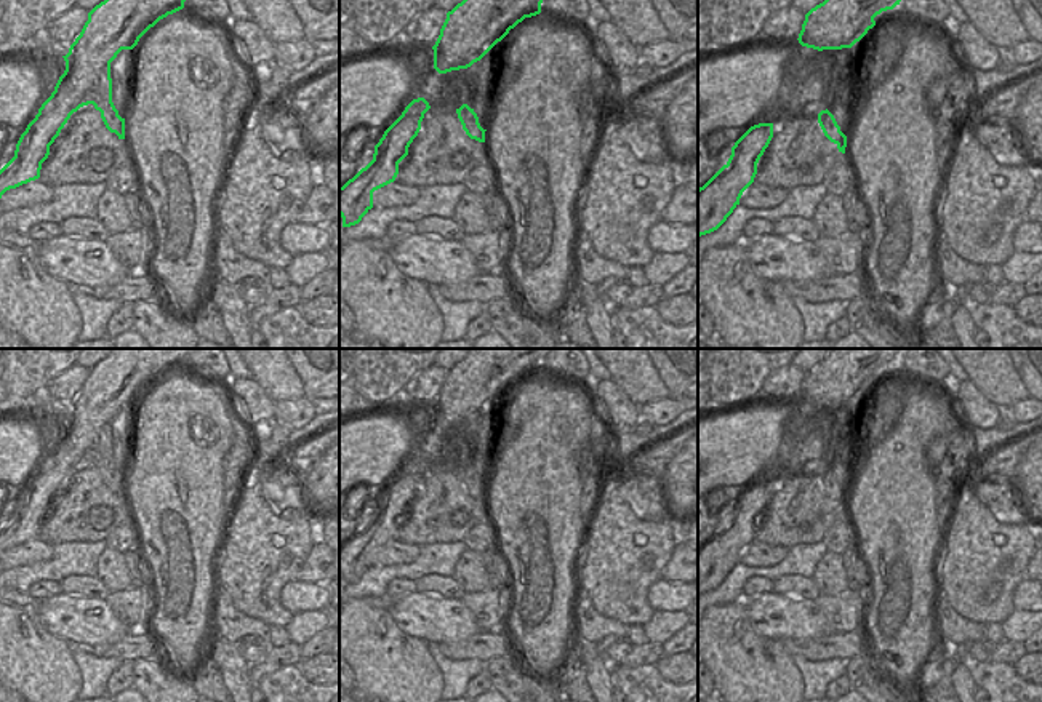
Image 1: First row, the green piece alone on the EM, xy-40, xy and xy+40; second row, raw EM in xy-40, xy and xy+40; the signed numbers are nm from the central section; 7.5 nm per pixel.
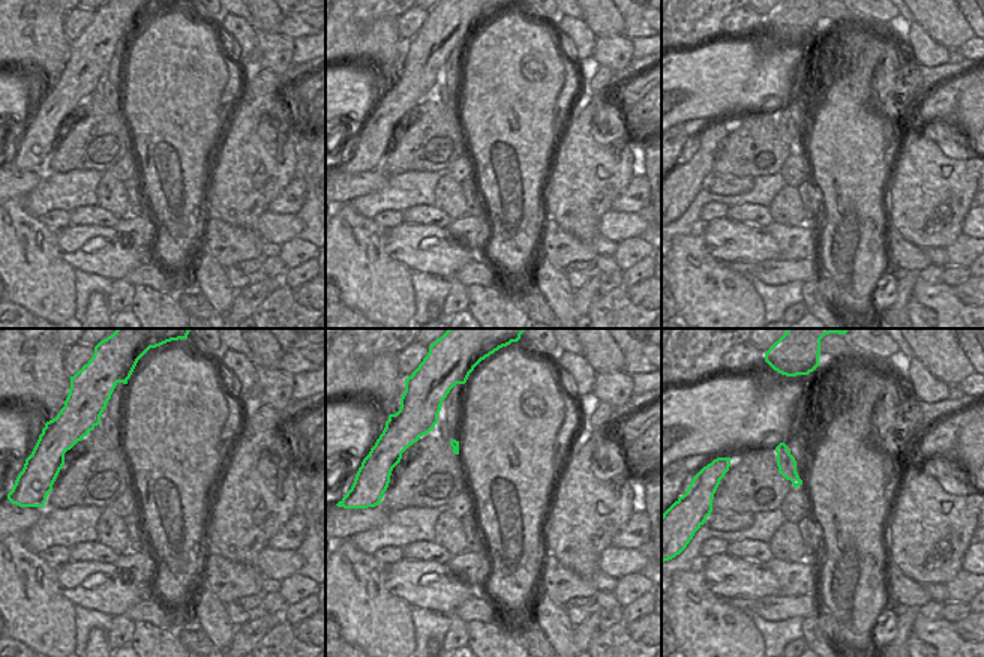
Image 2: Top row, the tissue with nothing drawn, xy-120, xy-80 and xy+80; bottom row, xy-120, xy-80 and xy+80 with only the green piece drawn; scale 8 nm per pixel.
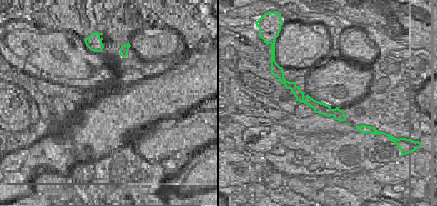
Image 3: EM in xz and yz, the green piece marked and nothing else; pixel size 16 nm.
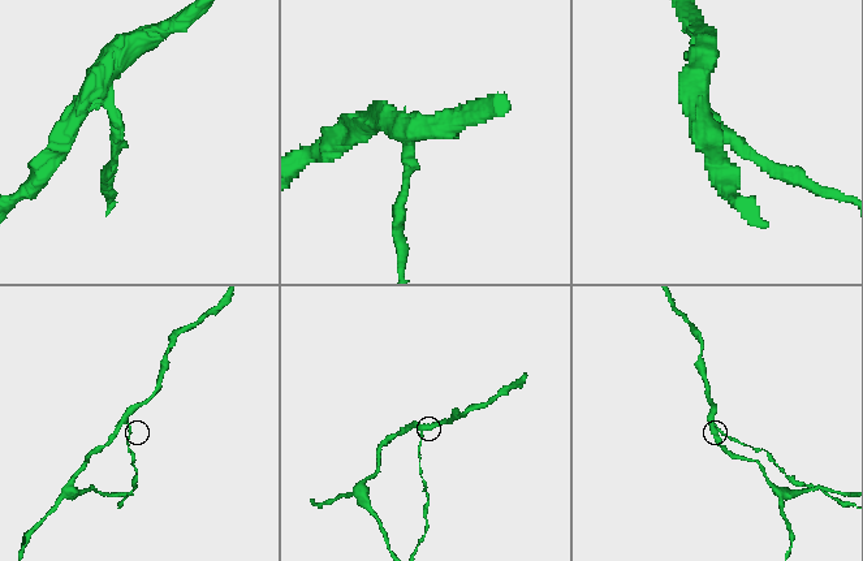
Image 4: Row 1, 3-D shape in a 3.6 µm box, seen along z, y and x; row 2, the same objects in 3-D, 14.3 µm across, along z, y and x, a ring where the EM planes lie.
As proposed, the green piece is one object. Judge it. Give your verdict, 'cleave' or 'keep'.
cleave

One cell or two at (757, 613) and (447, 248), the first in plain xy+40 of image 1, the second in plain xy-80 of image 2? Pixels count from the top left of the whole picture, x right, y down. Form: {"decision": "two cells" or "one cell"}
{"decision": "one cell"}

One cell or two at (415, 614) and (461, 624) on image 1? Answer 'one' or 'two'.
one

